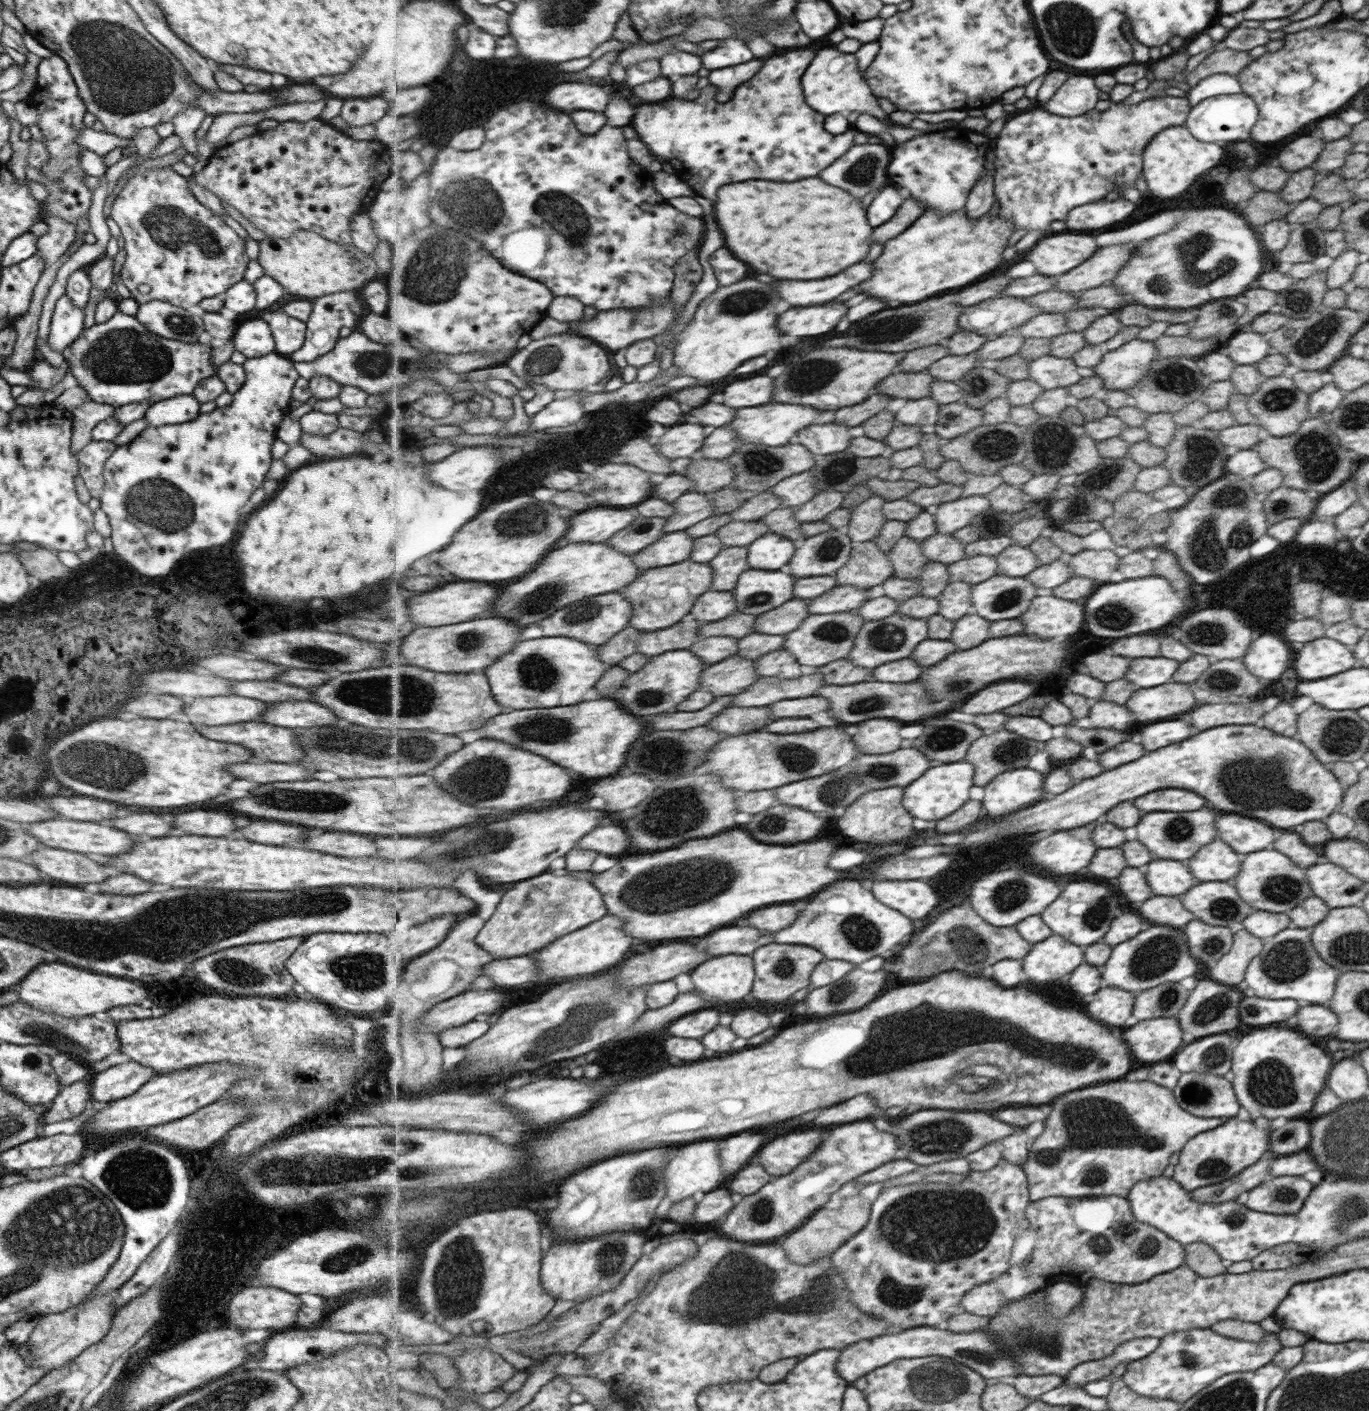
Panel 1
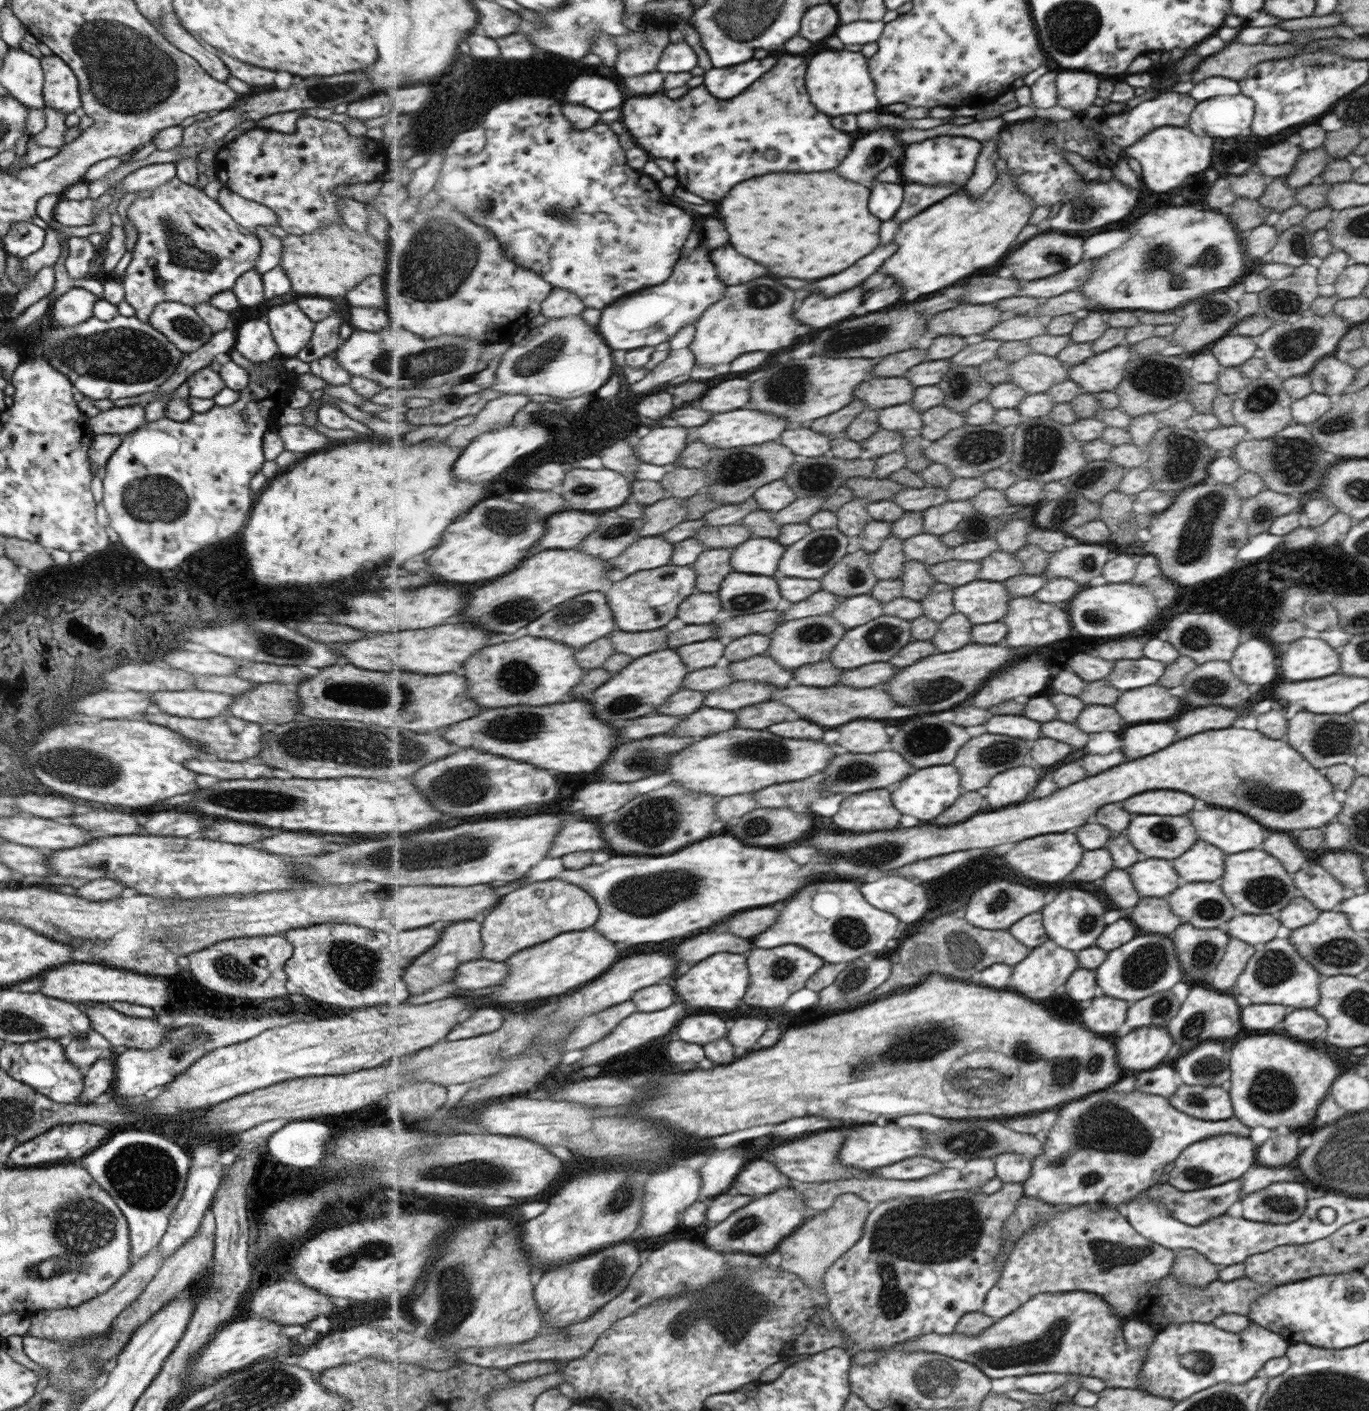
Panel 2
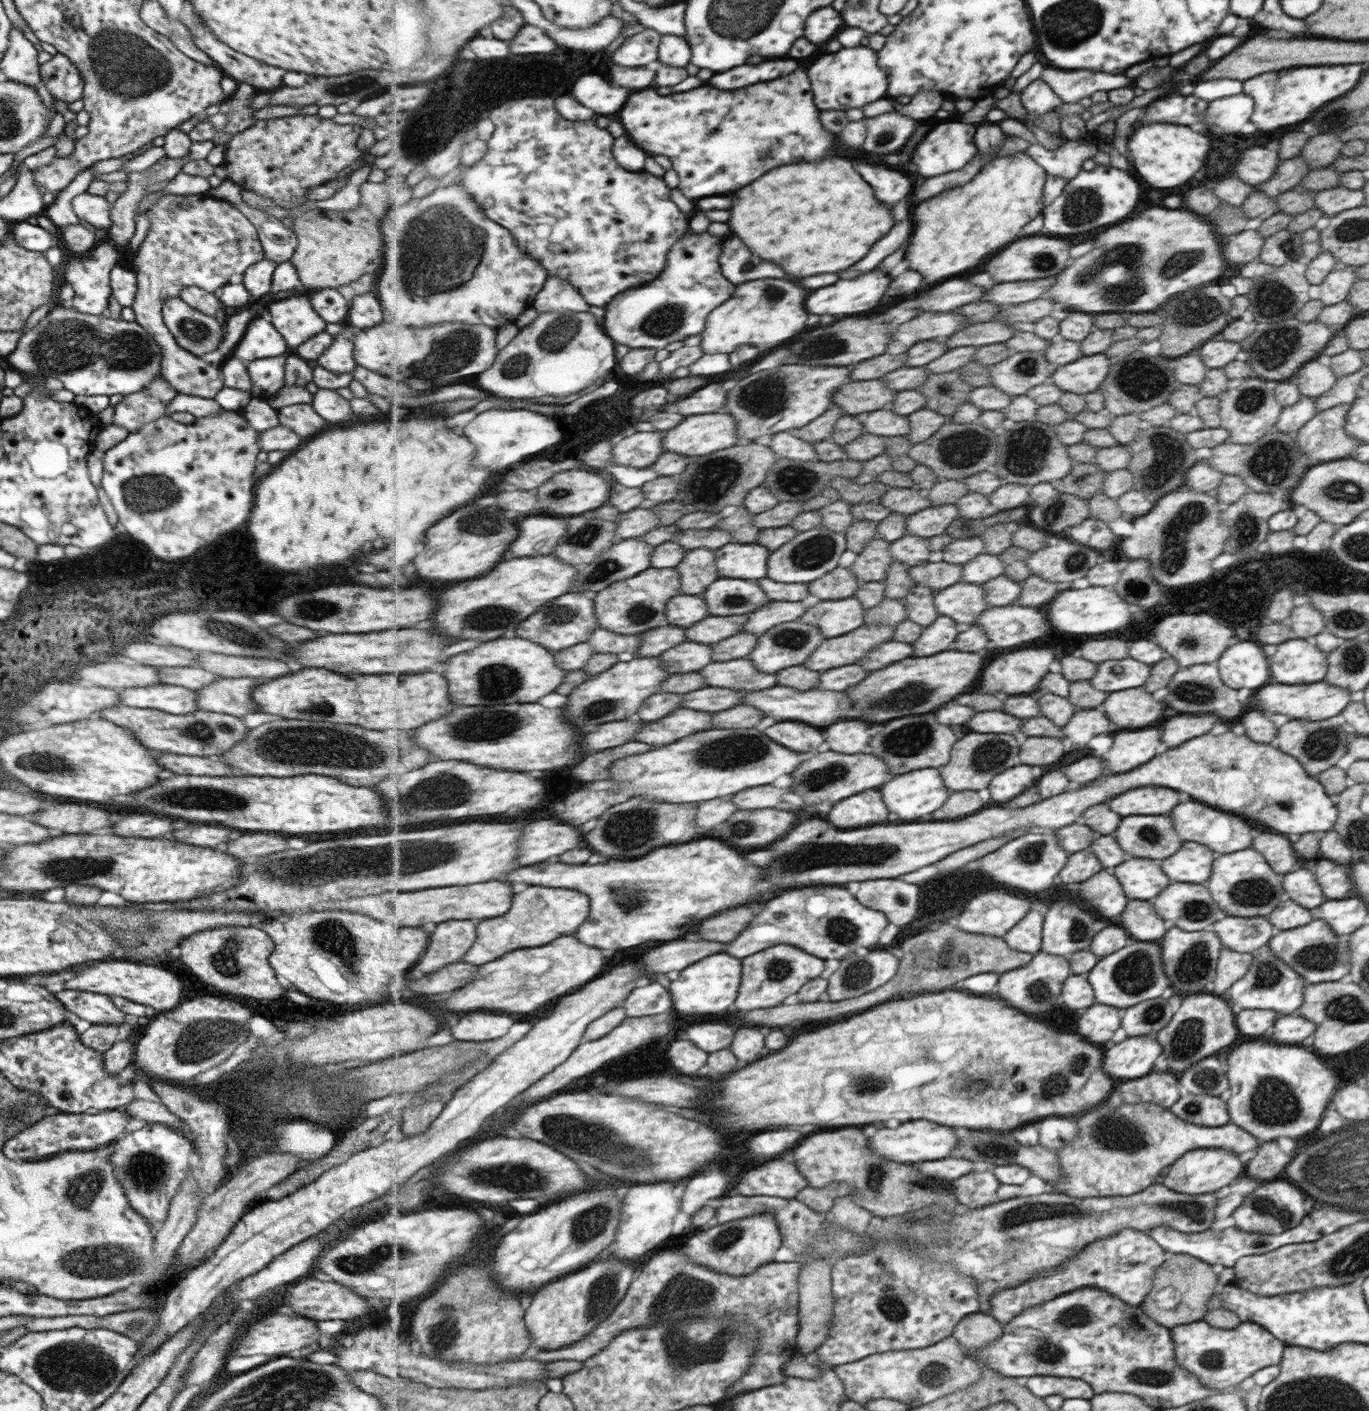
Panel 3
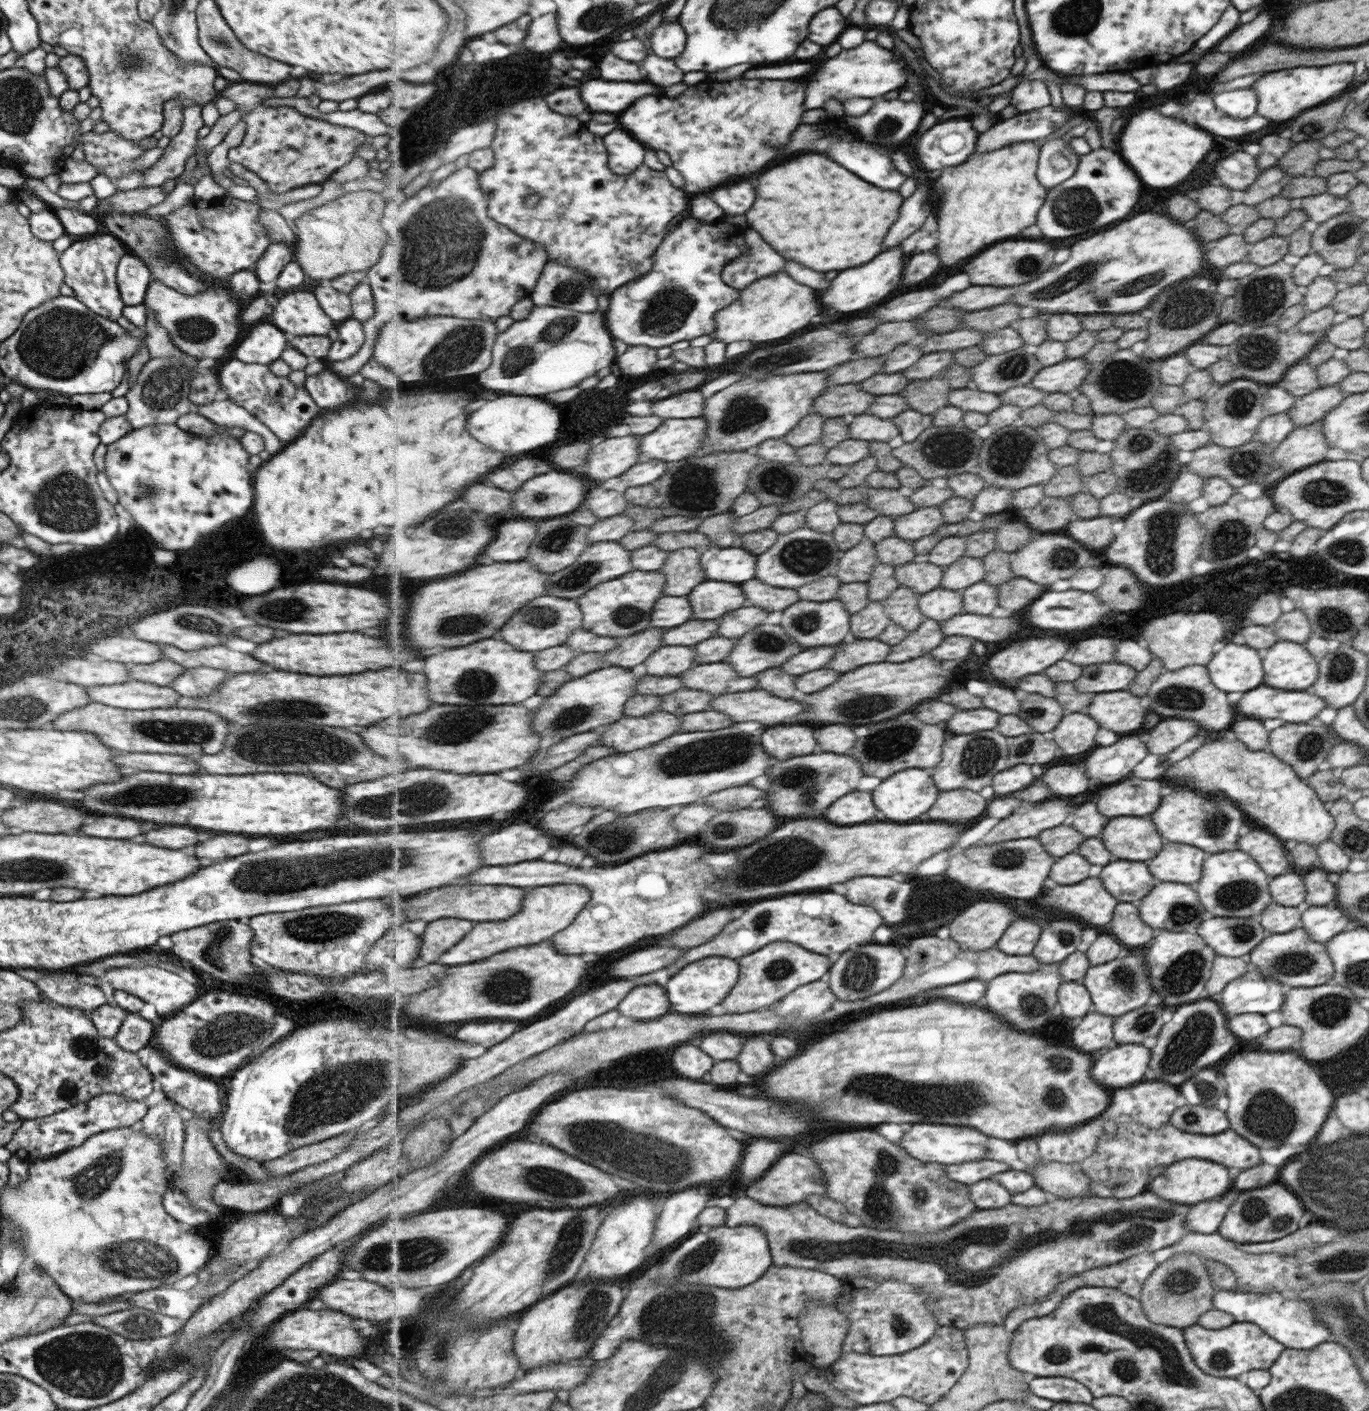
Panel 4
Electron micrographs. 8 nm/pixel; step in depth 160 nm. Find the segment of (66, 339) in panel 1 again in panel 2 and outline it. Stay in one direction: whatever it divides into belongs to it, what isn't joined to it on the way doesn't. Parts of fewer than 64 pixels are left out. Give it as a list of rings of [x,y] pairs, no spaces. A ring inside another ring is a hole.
[[[71,287],[51,301],[52,322],[68,327],[75,326],[92,316],[91,308],[98,298],[81,287]]]

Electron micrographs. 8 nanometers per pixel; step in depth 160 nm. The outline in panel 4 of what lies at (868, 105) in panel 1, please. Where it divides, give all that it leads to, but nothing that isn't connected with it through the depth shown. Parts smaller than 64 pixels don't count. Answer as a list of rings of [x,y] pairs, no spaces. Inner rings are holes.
[[[865,42],[859,48],[853,50],[843,50],[839,56],[827,60],[819,72],[813,76],[809,88],[807,88],[807,110],[813,108],[823,108],[829,98],[879,98],[885,96],[891,90],[897,90],[905,86],[907,76],[905,70],[901,68],[897,56],[881,48],[877,42]]]

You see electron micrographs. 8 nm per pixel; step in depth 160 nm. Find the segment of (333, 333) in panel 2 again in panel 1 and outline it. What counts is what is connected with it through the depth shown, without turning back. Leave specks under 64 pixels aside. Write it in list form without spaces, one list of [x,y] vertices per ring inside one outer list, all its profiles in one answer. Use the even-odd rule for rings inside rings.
[[[358,291],[335,292],[309,301],[312,302],[312,309],[307,322],[304,322],[306,324],[304,341],[295,352],[287,356],[291,362],[311,362],[329,352],[337,342],[339,328],[356,329],[360,318],[367,312]]]

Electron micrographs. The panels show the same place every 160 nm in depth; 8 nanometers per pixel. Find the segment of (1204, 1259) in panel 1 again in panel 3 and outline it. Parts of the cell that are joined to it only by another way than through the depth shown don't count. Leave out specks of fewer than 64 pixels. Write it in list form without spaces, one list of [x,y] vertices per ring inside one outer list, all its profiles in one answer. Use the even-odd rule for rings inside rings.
[[[1170,1254],[1167,1260],[1162,1262],[1161,1268],[1154,1274],[1151,1294],[1154,1294],[1159,1290],[1165,1290],[1165,1288],[1167,1288],[1167,1290],[1171,1288],[1171,1292],[1173,1292],[1173,1290],[1179,1290],[1180,1294],[1177,1294],[1177,1296],[1179,1296],[1179,1298],[1177,1298],[1177,1304],[1175,1304],[1172,1309],[1161,1308],[1161,1304],[1155,1305],[1155,1301],[1152,1300],[1151,1294],[1147,1294],[1140,1308],[1156,1323],[1167,1328],[1199,1320],[1203,1320],[1213,1327],[1222,1329],[1233,1328],[1241,1323],[1234,1312],[1228,1311],[1223,1307],[1211,1309],[1206,1312],[1206,1304],[1208,1303],[1210,1296],[1218,1289],[1218,1278],[1216,1277],[1218,1272],[1219,1268],[1216,1268],[1216,1265],[1203,1262],[1202,1260],[1199,1260],[1199,1258],[1193,1258],[1183,1254]]]

